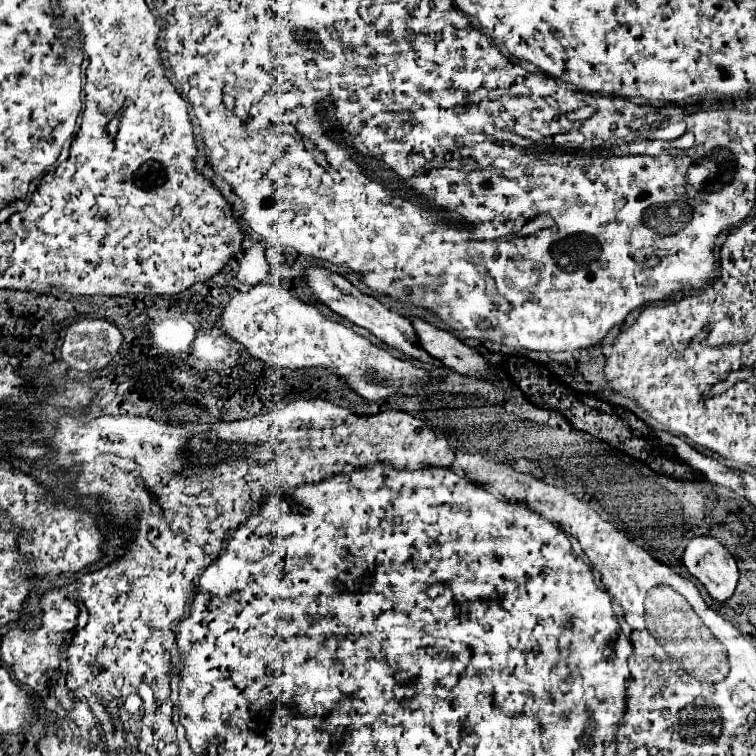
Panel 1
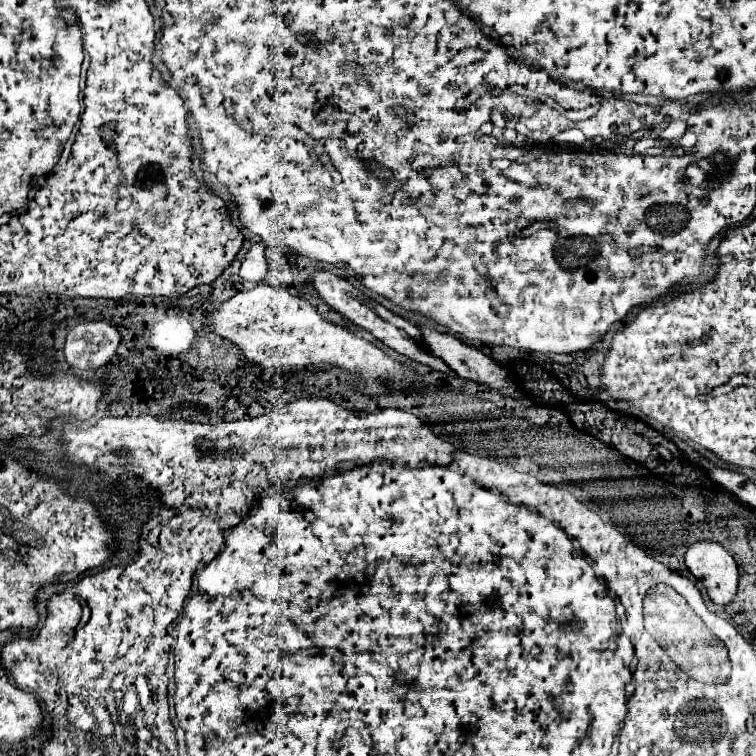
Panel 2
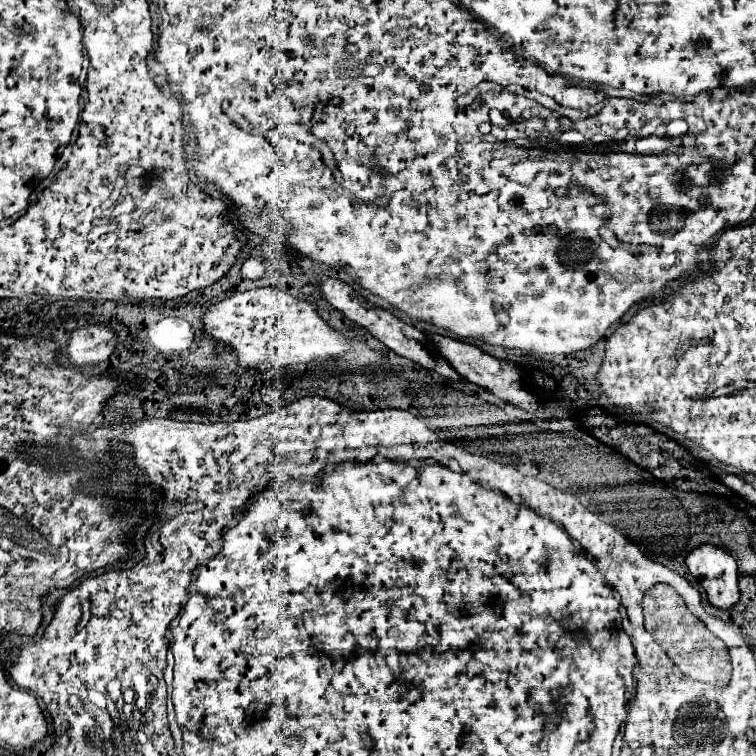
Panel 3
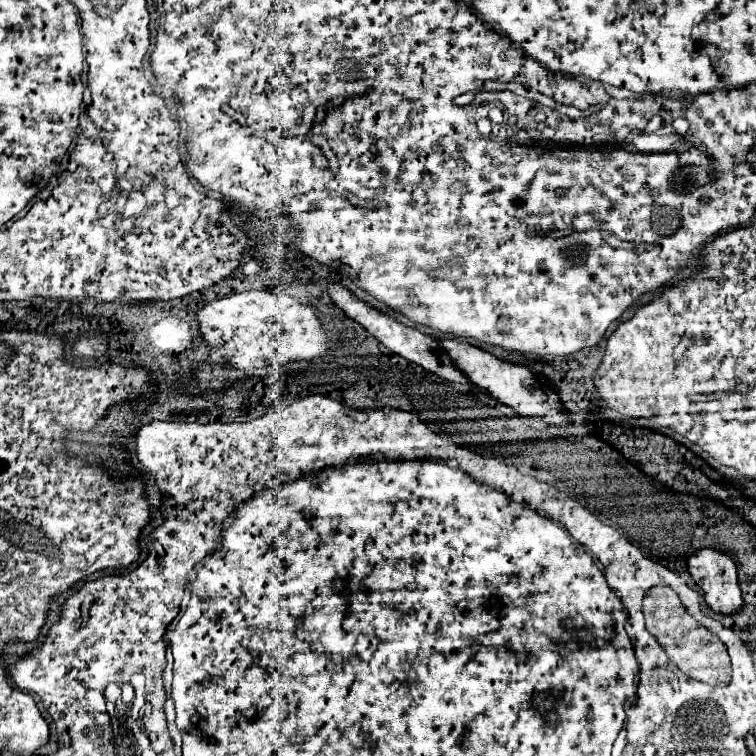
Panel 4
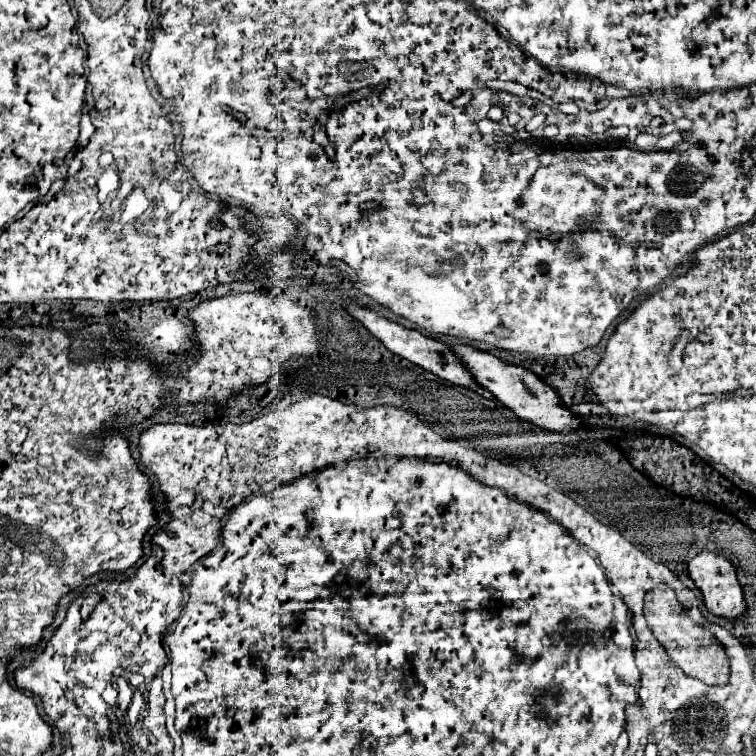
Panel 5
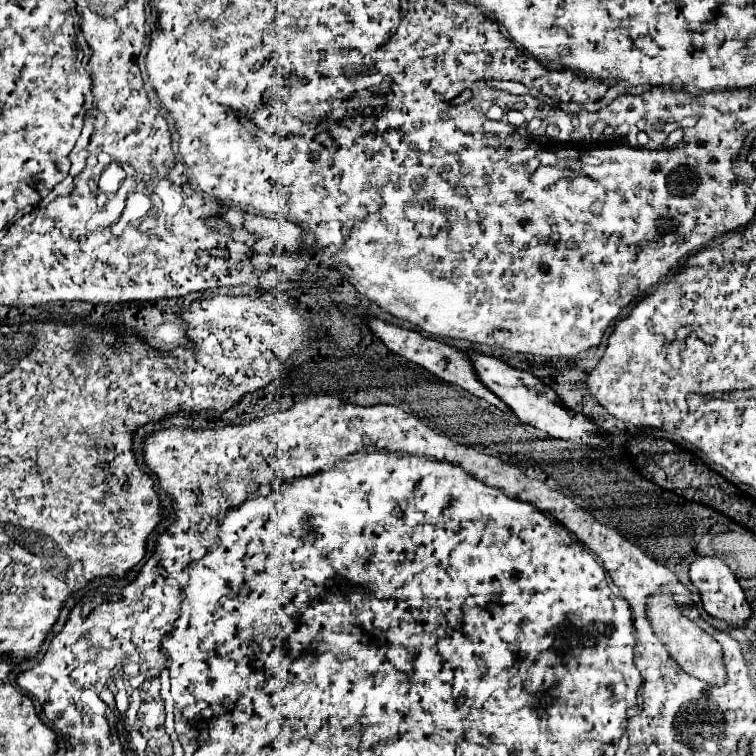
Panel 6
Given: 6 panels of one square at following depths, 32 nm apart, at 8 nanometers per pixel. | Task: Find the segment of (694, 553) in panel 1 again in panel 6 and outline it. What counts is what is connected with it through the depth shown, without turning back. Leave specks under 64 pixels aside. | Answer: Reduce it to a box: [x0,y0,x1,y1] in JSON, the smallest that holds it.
[690,556,752,626]

